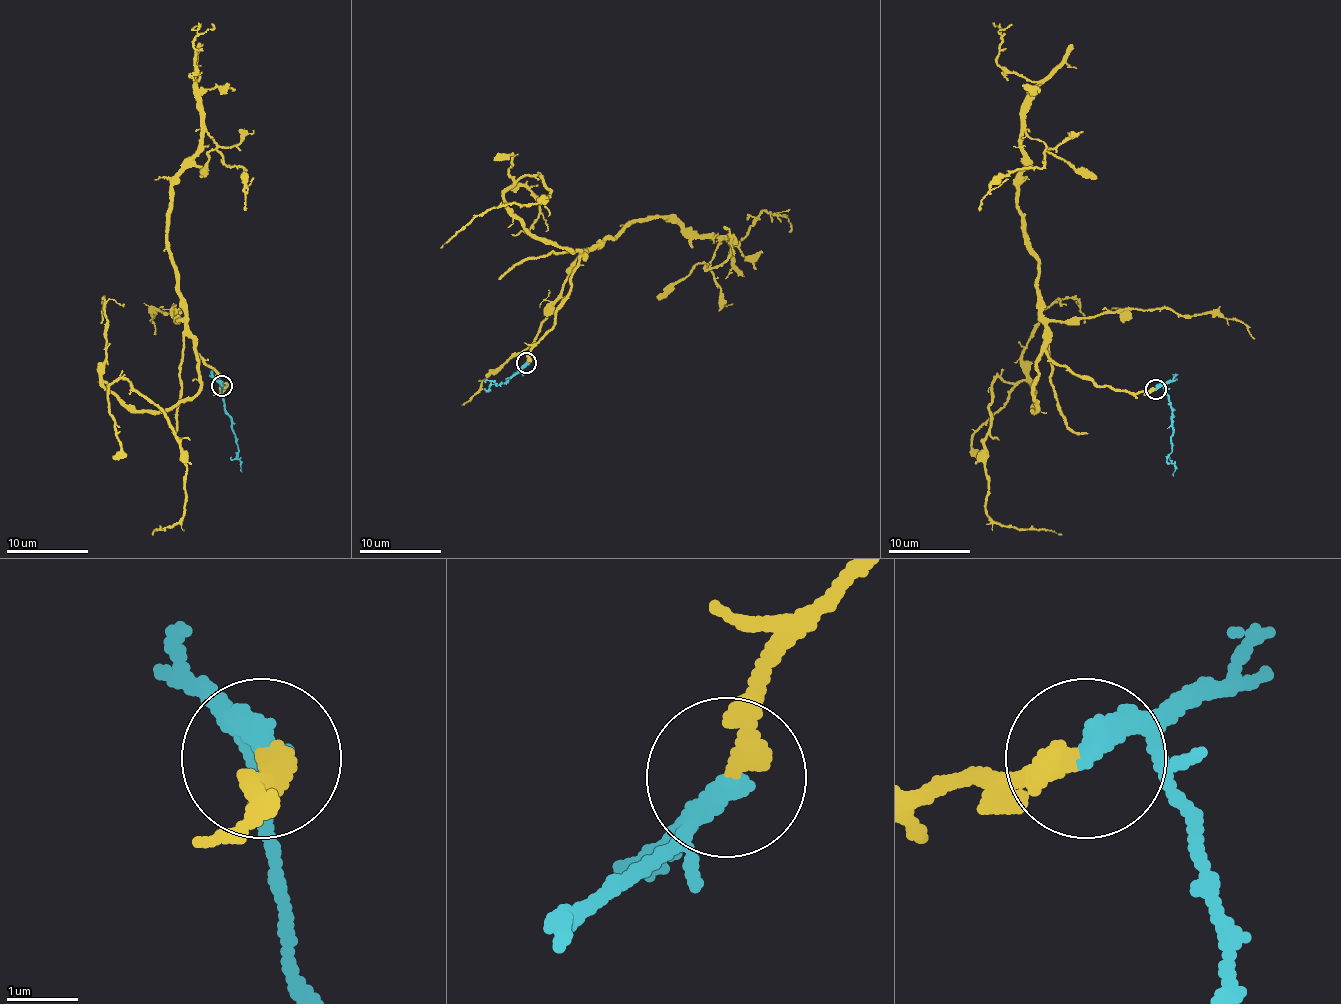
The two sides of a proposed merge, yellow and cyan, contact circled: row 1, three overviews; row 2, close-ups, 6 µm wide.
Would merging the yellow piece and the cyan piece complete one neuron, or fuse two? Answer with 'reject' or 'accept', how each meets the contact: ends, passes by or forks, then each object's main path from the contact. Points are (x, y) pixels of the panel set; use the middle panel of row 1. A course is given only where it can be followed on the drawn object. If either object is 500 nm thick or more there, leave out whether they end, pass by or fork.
accept; yellow ends there; cyan passes by; yellow runs (526, 362), (582, 253), (512, 218), (505, 193), (543, 177), (546, 199), (482, 212), (440, 247); cyan runs (526, 362), (512, 376), (483, 390)

